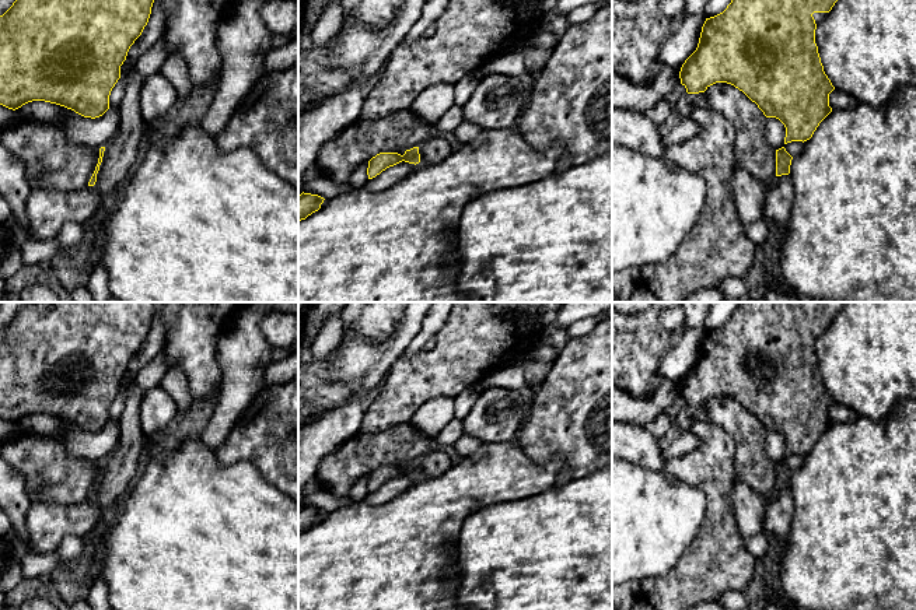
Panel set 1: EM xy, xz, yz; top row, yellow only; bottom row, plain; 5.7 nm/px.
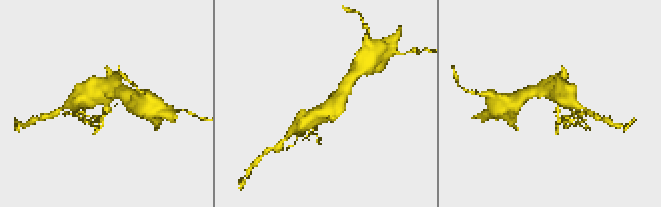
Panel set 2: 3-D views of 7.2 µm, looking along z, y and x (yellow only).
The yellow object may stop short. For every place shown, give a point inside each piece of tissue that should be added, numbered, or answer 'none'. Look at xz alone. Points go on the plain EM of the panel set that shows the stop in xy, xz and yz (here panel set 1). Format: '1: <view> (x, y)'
none

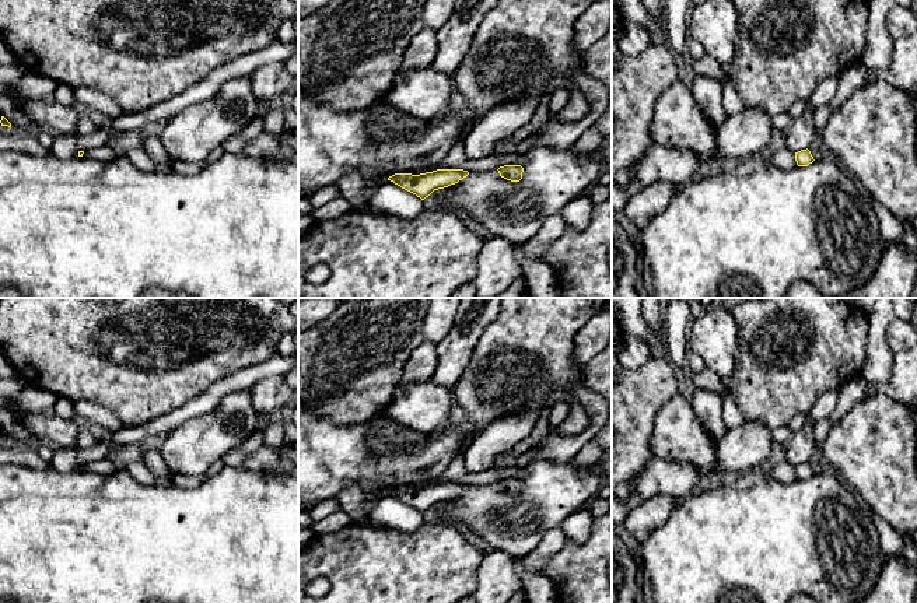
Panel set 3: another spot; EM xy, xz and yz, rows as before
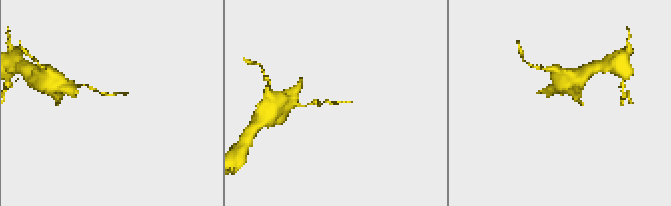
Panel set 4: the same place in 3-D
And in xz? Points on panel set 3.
none

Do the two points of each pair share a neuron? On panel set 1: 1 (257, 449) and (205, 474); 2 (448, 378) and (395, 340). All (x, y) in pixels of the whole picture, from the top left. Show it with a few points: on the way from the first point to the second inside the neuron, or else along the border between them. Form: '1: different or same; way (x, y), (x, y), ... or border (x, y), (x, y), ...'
1: different; border (214, 451), (221, 465), (248, 460), (257, 469)
2: different; border (402, 354), (390, 368), (384, 382)

